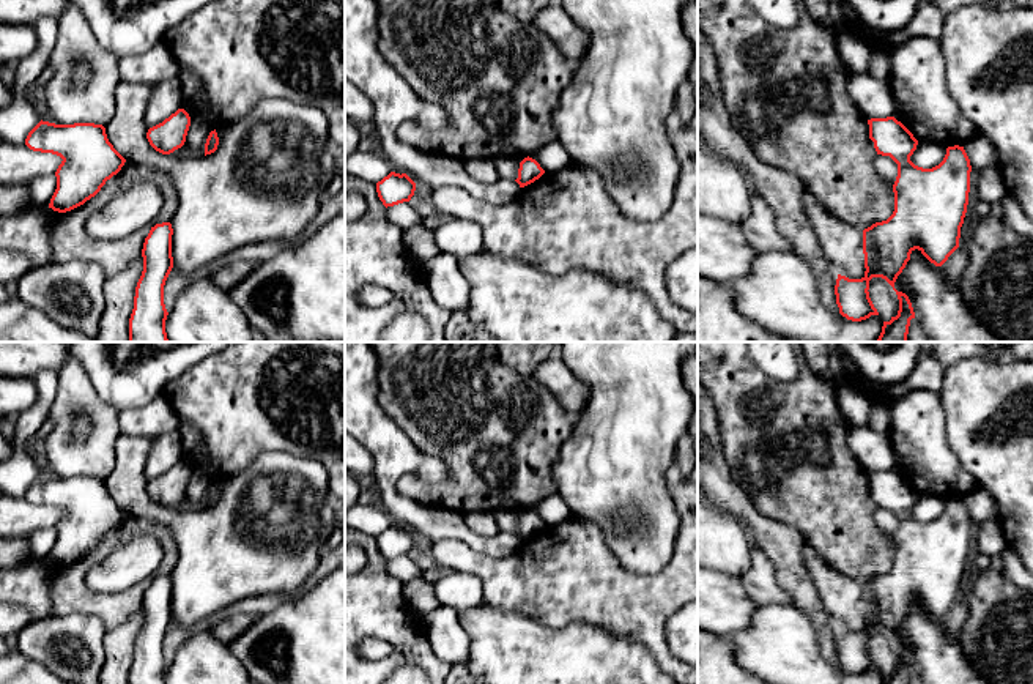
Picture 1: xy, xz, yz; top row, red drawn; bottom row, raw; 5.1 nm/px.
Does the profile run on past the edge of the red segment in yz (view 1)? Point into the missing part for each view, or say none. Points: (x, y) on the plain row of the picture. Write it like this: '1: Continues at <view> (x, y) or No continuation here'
1: No continuation here

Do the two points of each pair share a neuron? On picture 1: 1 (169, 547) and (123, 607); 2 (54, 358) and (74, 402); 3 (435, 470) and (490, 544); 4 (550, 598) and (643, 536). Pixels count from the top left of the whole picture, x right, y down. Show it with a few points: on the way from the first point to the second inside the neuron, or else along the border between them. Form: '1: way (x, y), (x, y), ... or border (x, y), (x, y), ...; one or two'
1: way (167, 563), (137, 591); one
2: border (66, 358), (57, 372); two
3: way (396, 475), (391, 495), (410, 514), (451, 525); one
4: border (594, 524), (625, 569), (647, 572); two

